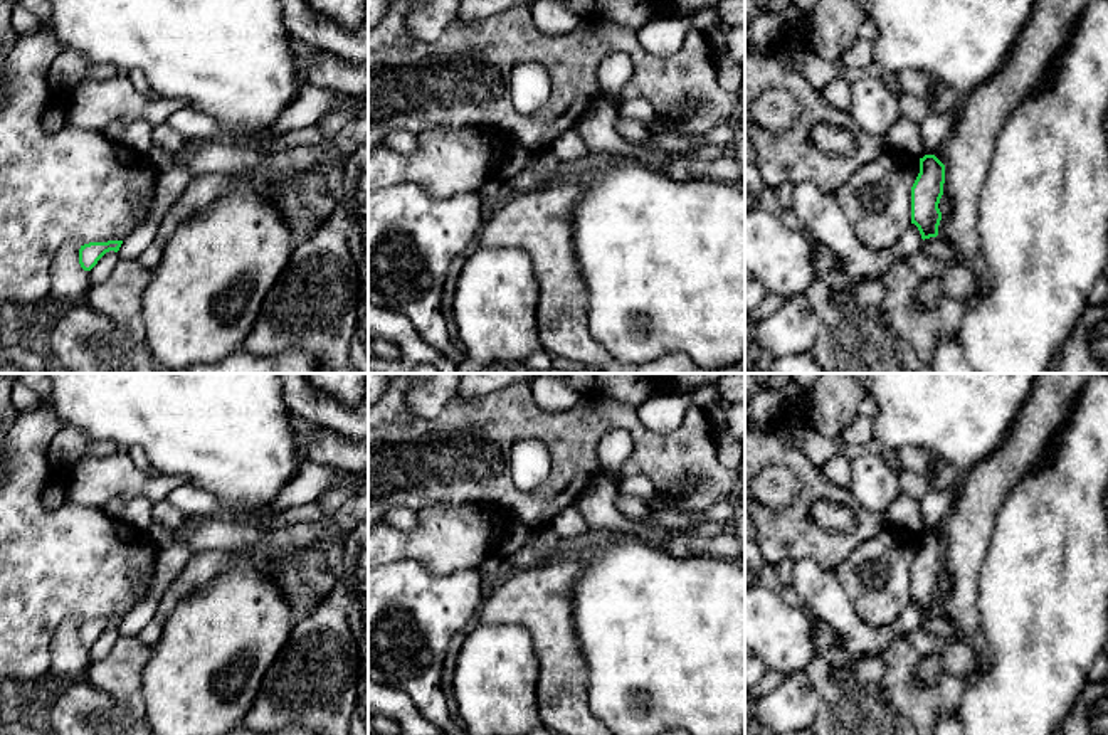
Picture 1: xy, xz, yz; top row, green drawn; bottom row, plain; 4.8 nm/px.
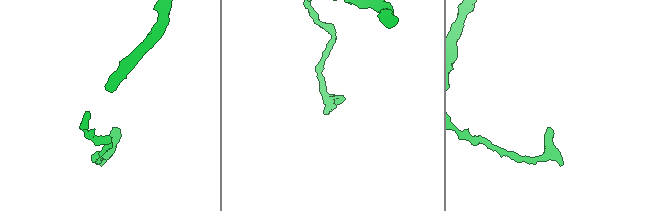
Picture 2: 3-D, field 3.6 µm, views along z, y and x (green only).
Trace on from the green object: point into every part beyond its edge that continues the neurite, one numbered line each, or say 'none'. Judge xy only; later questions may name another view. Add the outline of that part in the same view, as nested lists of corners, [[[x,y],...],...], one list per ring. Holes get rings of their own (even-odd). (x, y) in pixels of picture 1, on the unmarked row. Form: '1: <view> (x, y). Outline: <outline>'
none

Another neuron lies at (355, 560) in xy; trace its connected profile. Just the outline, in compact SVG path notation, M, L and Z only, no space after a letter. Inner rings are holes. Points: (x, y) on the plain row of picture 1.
M368 518L345 538L340 584L348 595L346 619L358 648L356 703L350 735L368 735Z

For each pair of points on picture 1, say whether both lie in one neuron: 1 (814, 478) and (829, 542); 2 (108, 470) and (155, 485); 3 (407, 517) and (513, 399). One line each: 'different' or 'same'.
1: same
2: same
3: different

